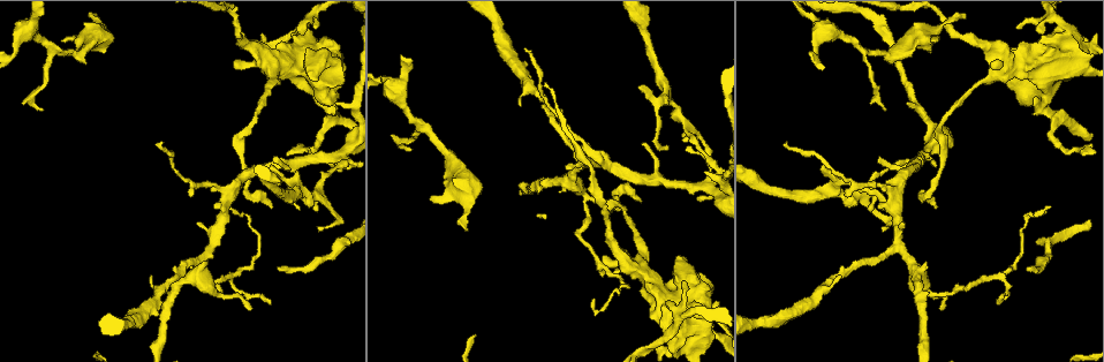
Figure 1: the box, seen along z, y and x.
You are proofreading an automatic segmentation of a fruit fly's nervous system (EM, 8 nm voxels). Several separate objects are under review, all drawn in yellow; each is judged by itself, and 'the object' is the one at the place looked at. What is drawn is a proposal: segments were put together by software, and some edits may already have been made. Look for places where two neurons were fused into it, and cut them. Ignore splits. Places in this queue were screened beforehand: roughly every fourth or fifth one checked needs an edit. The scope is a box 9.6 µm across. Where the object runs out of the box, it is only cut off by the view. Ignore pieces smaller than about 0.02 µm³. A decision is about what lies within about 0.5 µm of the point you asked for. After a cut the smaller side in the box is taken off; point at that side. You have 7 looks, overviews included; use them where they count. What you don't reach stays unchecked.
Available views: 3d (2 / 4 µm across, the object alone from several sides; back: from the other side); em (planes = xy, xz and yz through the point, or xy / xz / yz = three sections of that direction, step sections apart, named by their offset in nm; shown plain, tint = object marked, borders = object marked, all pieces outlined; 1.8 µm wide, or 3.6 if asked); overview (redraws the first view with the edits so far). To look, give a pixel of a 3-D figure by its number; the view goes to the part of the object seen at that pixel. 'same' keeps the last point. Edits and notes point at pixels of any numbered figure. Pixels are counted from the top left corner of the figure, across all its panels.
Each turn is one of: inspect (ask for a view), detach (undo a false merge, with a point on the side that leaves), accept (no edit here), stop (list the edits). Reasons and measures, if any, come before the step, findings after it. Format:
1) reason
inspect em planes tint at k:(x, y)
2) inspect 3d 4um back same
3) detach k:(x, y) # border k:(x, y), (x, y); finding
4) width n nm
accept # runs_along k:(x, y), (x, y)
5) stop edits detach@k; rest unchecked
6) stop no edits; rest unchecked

sharp bend
inspect em 3.6um planes plain at 1:(25, 34)

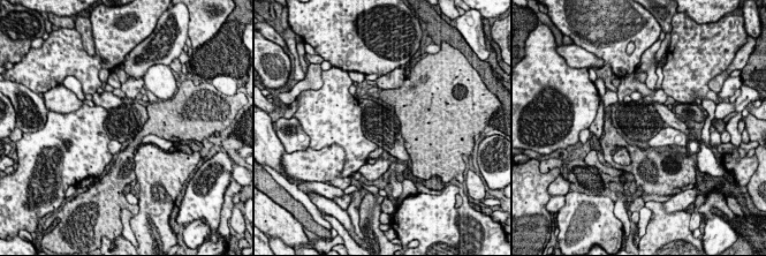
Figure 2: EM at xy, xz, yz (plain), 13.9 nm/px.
where the object lies
inspect em 3.6um planes tint same

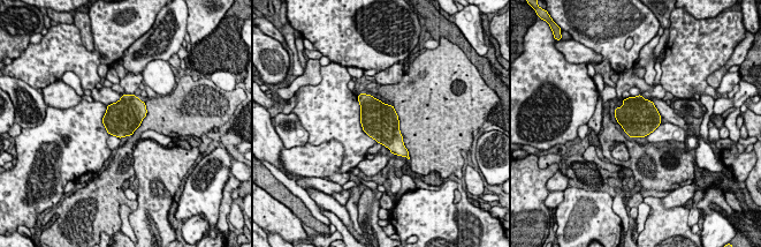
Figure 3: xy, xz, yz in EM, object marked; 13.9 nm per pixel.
accept # one neuron here

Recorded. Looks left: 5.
thick turns thin
inspect em yz step 4 tint at 1:(641, 269)

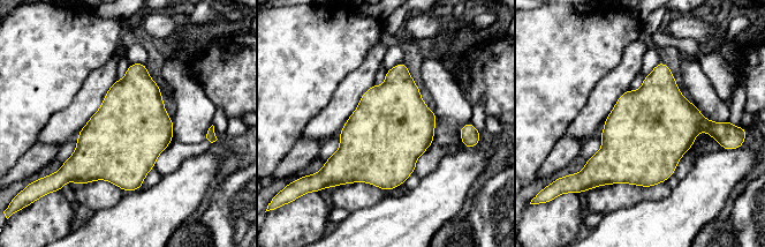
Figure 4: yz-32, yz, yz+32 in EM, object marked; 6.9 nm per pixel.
inspect em planes tint same

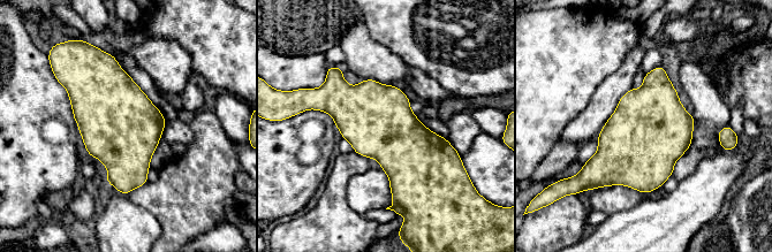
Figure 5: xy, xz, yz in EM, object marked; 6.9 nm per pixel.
accept # one neuron here

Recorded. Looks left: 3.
sudden change in width
inspect 3d 4um at 1:(334, 155)

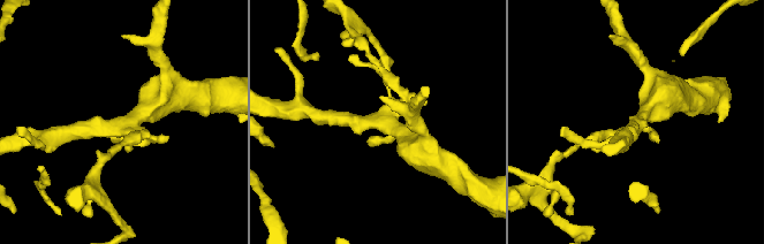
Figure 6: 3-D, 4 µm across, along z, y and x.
inspect em 3.6um planes tint at 6:(381, 120)

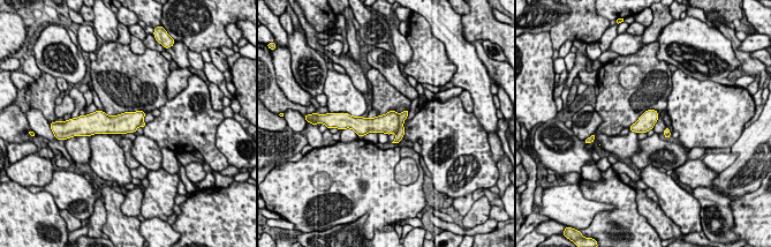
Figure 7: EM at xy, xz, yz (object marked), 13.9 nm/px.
width 240 nm
detach 7:(402, 115) # part_leaving 7:(406, 112), (397, 140); two neurons meet here

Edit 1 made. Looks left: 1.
stop edits detach@7; rest unchecked

